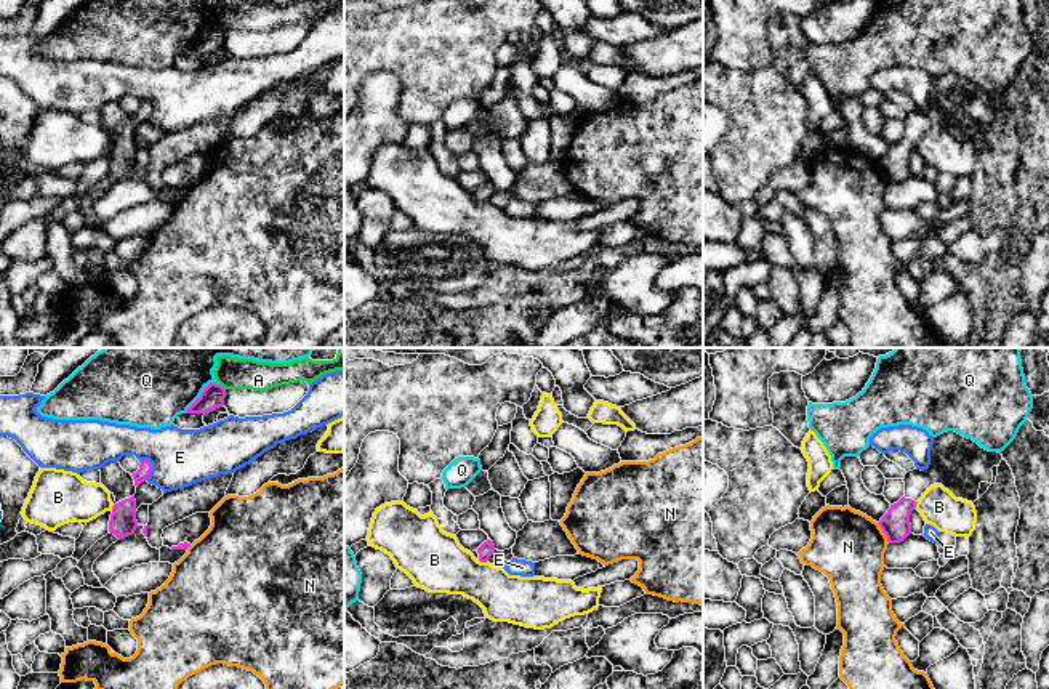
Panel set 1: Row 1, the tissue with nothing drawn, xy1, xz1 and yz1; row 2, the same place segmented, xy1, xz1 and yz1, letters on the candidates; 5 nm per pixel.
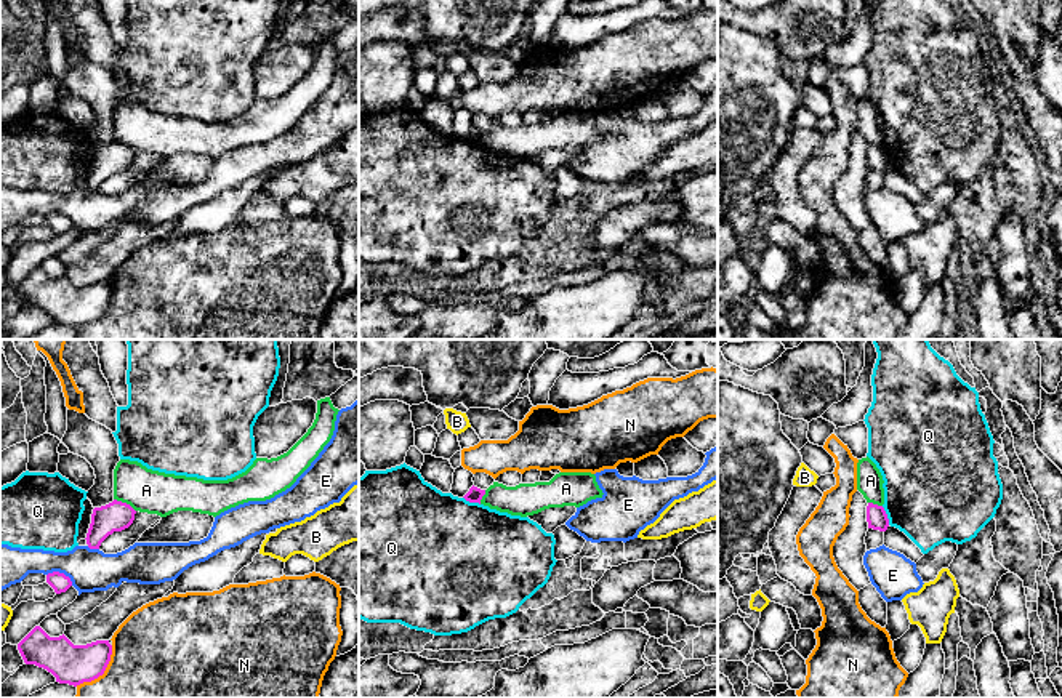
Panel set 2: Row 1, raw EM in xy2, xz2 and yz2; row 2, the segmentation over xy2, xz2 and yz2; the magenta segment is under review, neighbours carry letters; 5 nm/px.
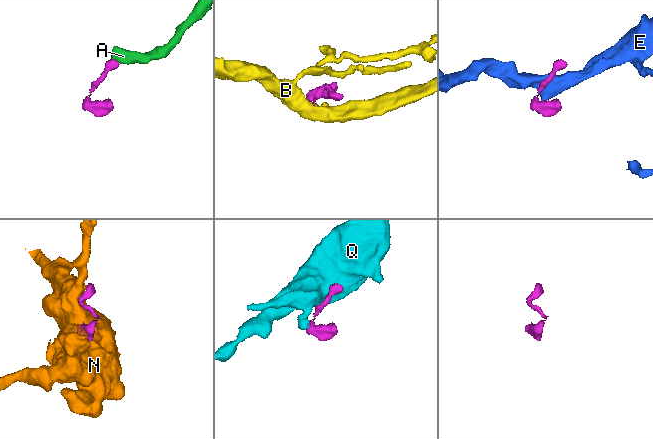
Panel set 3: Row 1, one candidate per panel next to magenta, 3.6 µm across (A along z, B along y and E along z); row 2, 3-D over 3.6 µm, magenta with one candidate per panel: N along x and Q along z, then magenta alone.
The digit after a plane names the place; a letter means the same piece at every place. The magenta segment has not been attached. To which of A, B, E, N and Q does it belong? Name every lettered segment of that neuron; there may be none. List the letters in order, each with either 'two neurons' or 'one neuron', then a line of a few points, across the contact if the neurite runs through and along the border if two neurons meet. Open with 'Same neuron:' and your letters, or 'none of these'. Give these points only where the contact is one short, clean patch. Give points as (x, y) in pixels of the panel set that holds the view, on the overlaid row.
Same neuron: none of these
A: two neurons; line xy2 (114, 498), (127, 503), (135, 511)
B: two neurons; line xz1 (479, 560), (487, 561)
E: two neurons
N: two neurons
Q: two neurons; line xy1 (218, 383), (210, 383), (184, 412)

